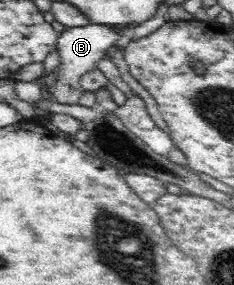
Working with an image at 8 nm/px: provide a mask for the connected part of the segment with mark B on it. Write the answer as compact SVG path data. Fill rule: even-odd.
M95 22L86 27L66 27L60 33L59 39L57 39L56 50L60 55L60 65L57 68L60 70L60 75L58 75L58 80L54 88L48 91L51 96L47 99L64 104L77 104L79 98L84 93L80 82L81 75L95 69L99 61L104 58L105 51L109 47L113 47L123 37L126 30L129 31L129 29L133 29L134 27L136 25L132 25L131 27L114 27L113 25L102 25Z

